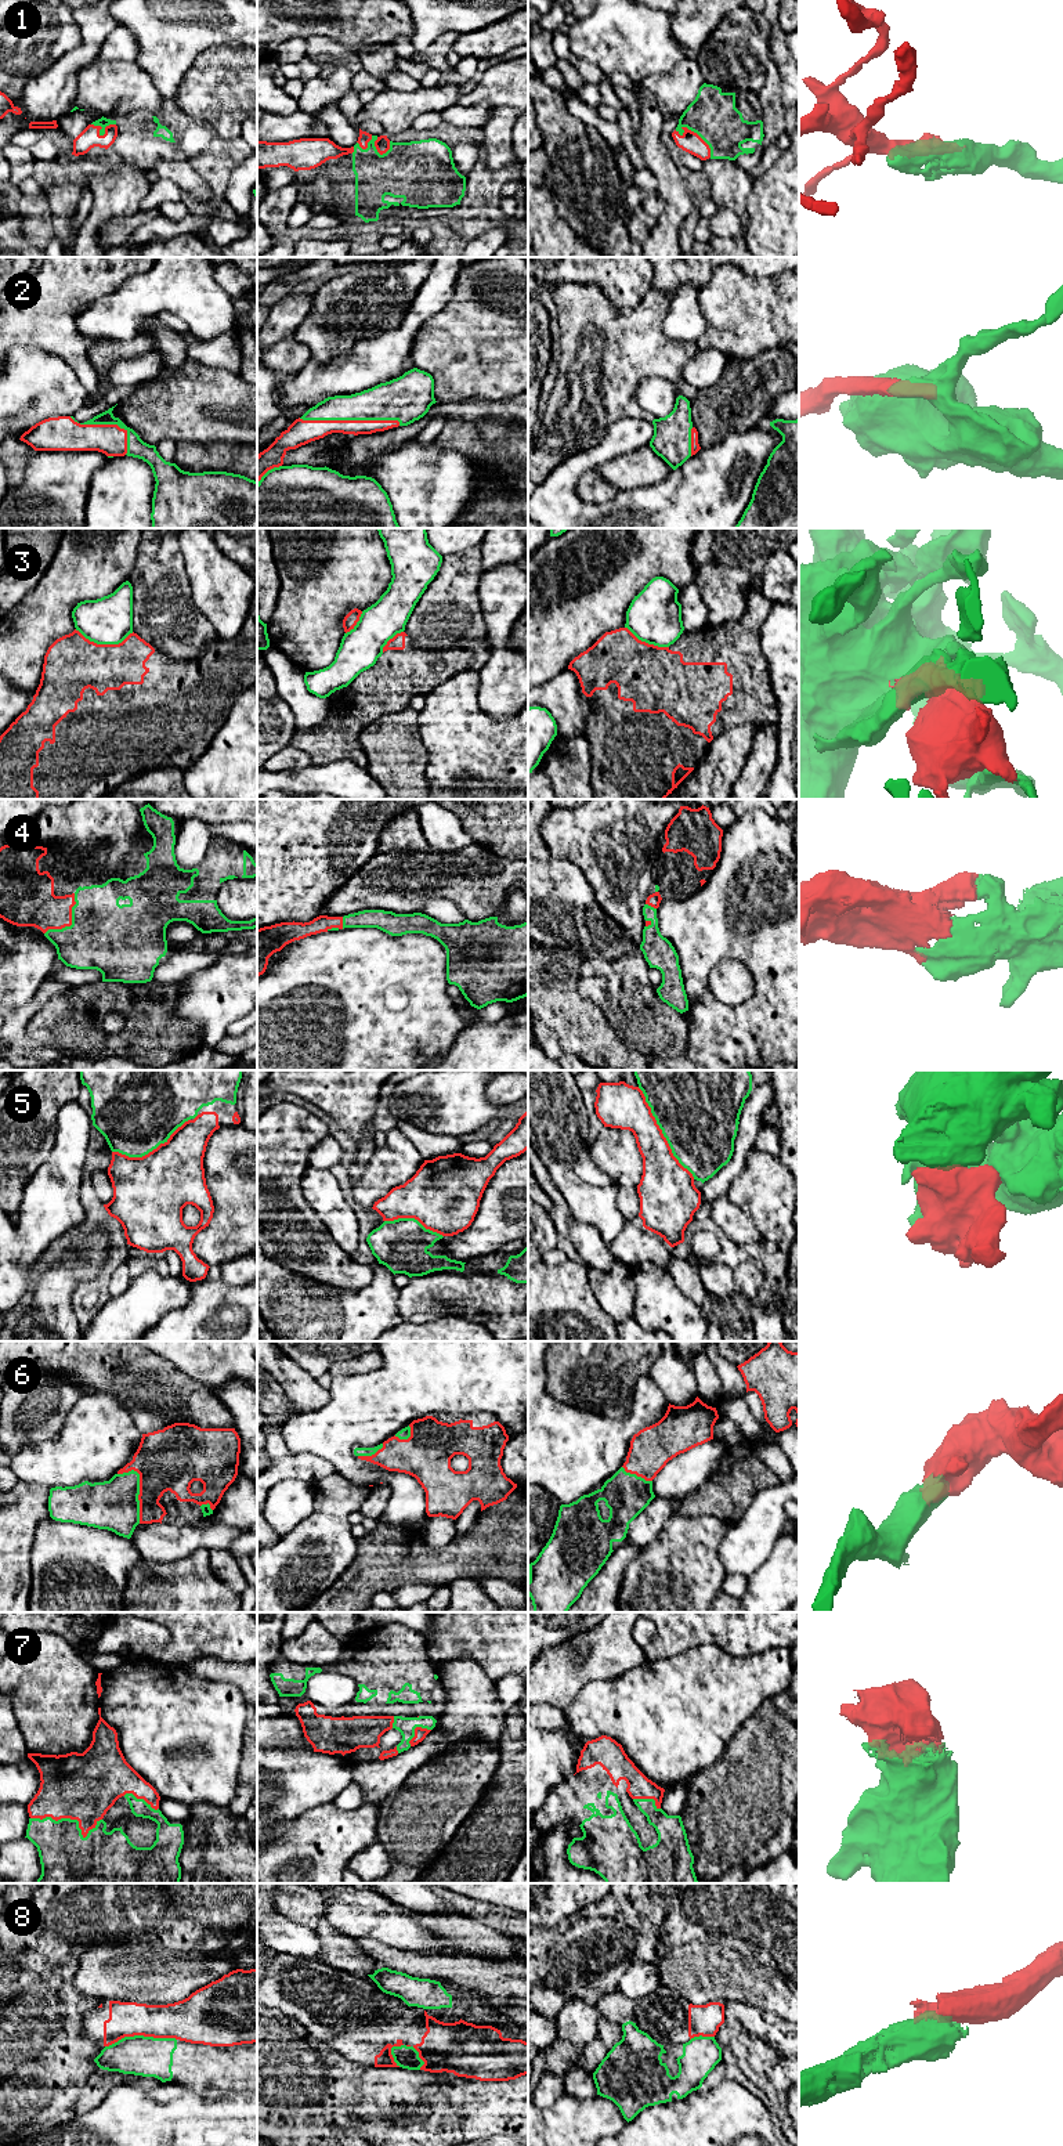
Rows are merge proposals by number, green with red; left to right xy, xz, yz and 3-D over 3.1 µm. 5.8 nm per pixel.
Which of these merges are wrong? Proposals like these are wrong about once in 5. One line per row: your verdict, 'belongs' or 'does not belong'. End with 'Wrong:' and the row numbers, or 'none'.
1: belongs
2: belongs
3: does not belong
4: belongs
5: belongs
6: belongs
7: belongs
8: does not belong
Wrong: 3, 8

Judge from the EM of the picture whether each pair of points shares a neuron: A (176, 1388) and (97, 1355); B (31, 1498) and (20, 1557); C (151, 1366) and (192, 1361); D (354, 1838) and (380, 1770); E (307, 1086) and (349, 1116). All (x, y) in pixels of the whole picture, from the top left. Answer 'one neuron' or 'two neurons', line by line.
A: one neuron
B: one neuron
C: two neurons
D: two neurons
E: one neuron

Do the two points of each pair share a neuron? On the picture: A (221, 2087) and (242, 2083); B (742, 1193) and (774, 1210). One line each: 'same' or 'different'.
A: same
B: same

